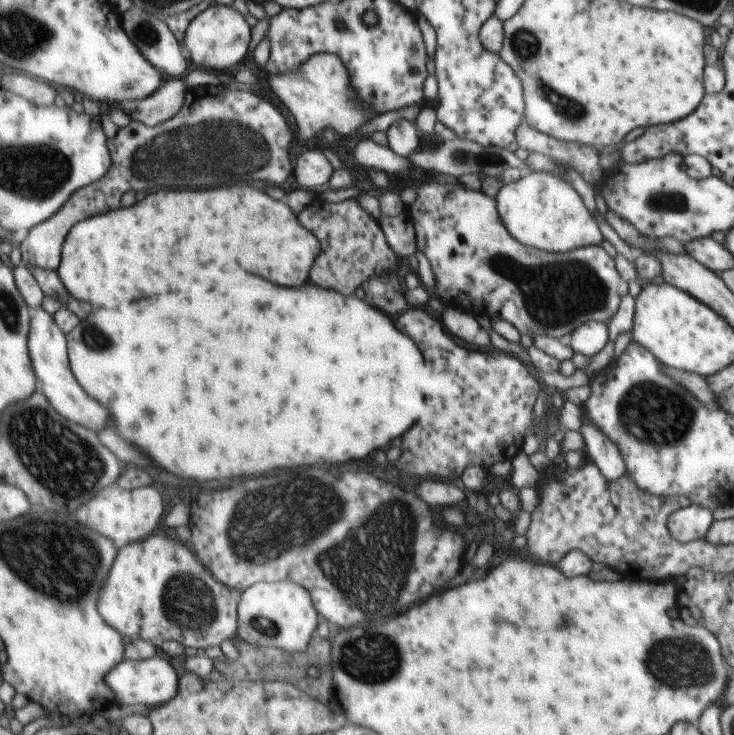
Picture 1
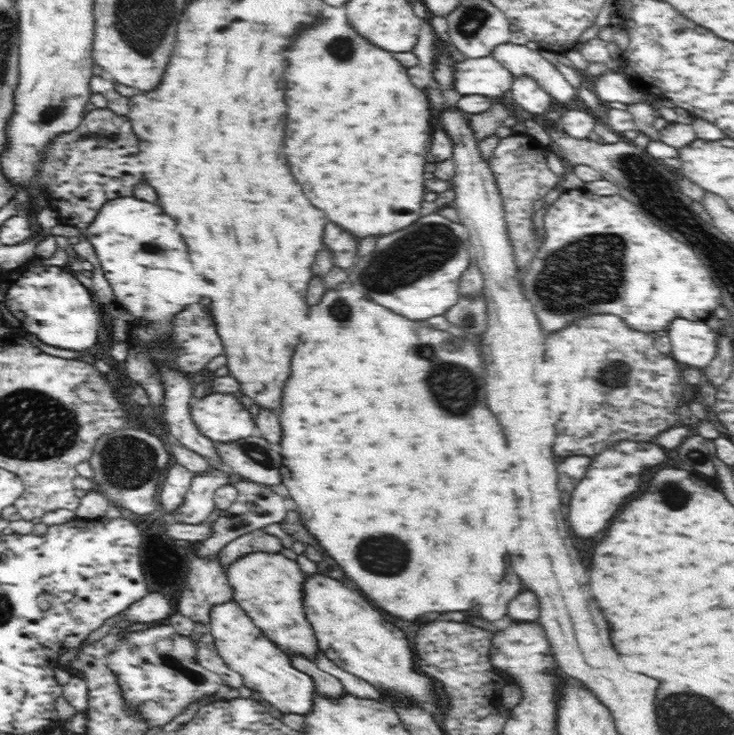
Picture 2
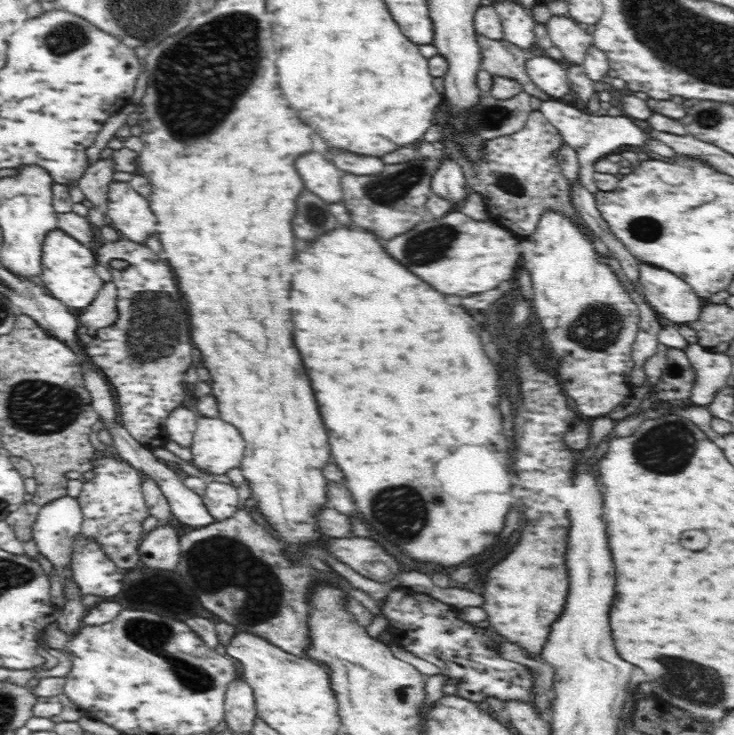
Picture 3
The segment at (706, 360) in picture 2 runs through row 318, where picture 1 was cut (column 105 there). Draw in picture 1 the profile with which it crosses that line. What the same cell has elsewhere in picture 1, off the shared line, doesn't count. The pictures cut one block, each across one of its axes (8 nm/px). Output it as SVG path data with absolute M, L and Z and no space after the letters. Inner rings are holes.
M157 655L146 660L122 660L122 664L118 663L105 676L105 685L112 692L111 700L119 706L161 706L177 694L178 683L174 668L166 658Z

